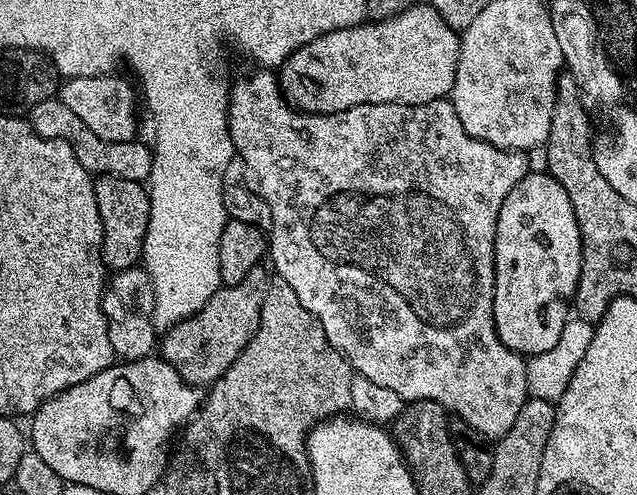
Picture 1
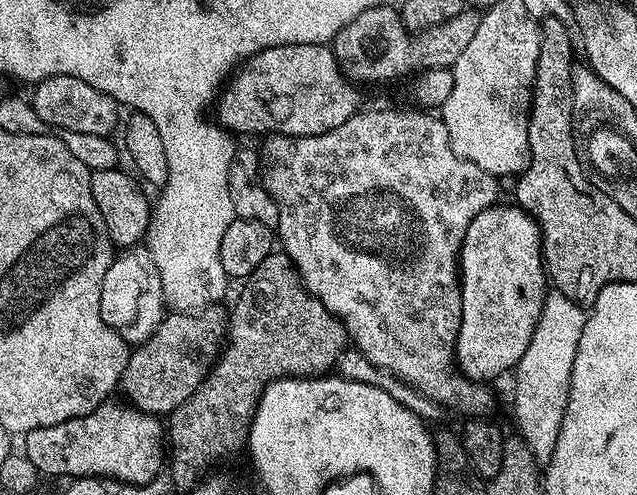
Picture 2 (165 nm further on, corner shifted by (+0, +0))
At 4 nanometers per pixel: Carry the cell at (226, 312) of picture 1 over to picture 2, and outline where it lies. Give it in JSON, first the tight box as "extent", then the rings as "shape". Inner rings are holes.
{"extent":[118,303,230,417],"shape":[[[223,303],[207,304],[204,308],[199,308],[193,312],[172,312],[165,315],[164,321],[150,334],[148,340],[143,340],[141,344],[135,345],[131,349],[126,370],[122,374],[118,388],[125,392],[127,403],[141,408],[144,412],[150,412],[154,416],[163,417],[171,414],[186,398],[193,396],[198,390],[201,382],[207,378],[208,372],[212,369],[216,359],[220,357],[221,351],[226,343],[228,335],[228,317],[230,315],[227,307],[223,308]]]}

